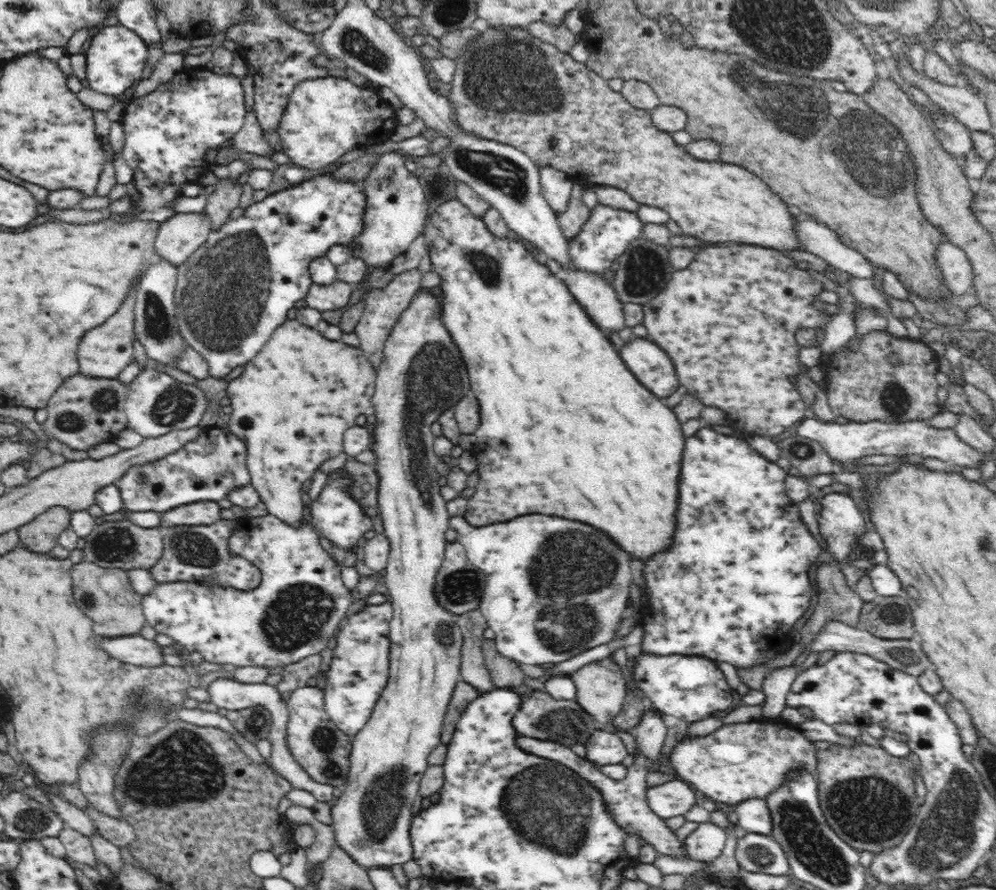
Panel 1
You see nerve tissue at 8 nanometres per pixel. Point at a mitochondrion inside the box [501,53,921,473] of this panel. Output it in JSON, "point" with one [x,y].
{"point":[798,100]}

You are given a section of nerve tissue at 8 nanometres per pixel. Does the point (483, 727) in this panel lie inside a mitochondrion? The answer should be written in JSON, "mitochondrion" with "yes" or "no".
{"mitochondrion":"no"}

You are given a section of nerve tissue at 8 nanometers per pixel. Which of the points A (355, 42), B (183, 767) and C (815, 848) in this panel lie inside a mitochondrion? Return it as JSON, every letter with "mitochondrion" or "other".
{"A":"mitochondrion","B":"mitochondrion","C":"mitochondrion"}

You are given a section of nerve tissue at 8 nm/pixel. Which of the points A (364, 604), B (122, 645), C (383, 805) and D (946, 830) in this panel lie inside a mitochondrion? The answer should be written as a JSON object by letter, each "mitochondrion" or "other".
{"A":"other","B":"other","C":"mitochondrion","D":"mitochondrion"}

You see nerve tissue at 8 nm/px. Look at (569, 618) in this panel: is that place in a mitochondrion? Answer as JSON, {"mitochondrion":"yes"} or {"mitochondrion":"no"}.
{"mitochondrion":"yes"}

